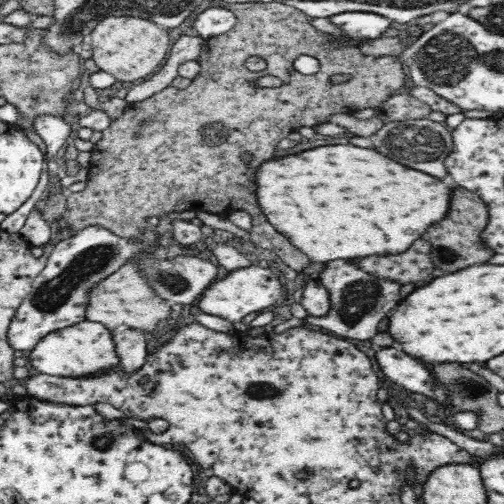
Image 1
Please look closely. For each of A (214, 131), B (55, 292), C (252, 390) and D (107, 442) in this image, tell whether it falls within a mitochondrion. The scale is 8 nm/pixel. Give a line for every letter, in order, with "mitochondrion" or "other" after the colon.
A: mitochondrion
B: mitochondrion
C: mitochondrion
D: other

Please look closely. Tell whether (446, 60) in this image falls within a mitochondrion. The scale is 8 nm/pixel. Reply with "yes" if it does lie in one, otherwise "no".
yes

